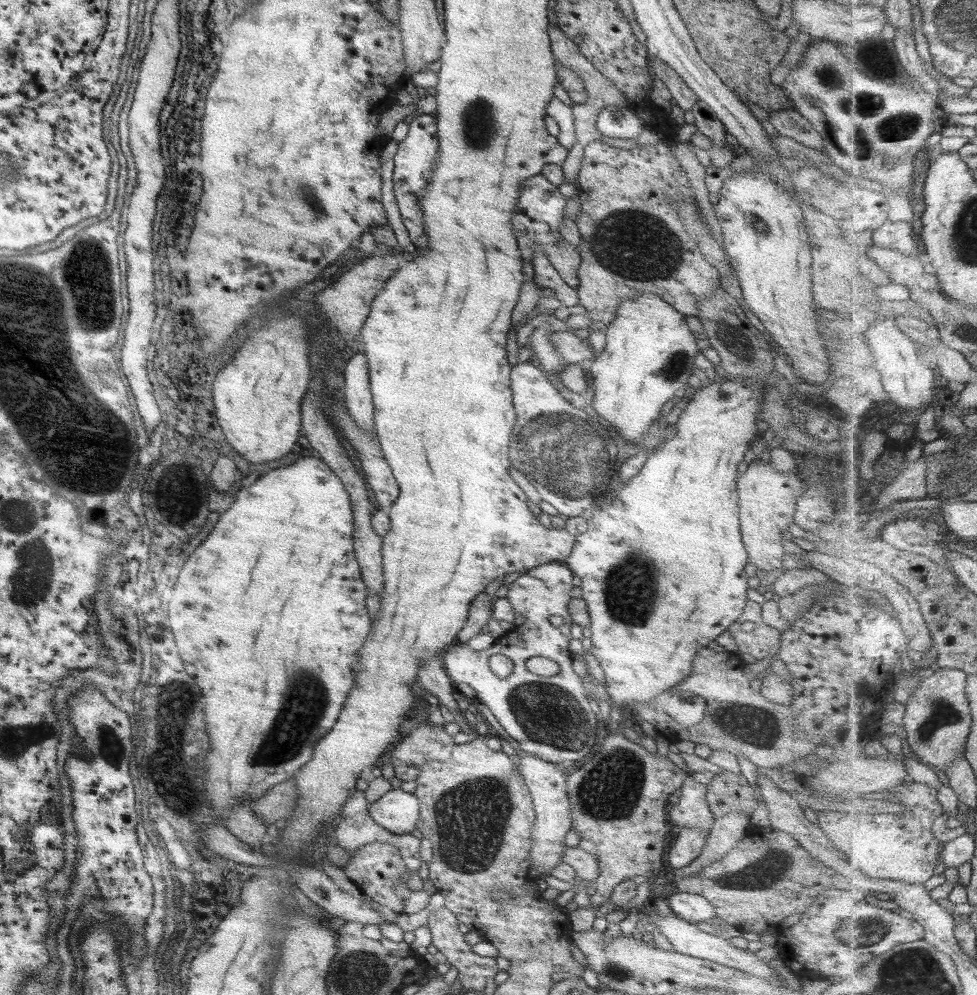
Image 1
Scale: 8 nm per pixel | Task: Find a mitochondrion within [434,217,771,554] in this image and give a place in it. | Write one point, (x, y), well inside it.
(552, 448)

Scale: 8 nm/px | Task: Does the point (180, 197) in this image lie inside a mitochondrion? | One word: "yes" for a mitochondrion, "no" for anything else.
no

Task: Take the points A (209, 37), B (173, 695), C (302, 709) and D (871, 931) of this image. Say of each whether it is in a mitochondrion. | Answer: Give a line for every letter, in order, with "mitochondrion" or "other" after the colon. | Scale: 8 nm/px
A: other
B: mitochondrion
C: mitochondrion
D: mitochondrion

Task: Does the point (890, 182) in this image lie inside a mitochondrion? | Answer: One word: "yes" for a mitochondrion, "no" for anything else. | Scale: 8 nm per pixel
no

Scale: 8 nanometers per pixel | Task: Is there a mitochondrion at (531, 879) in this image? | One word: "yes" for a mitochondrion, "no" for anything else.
no

